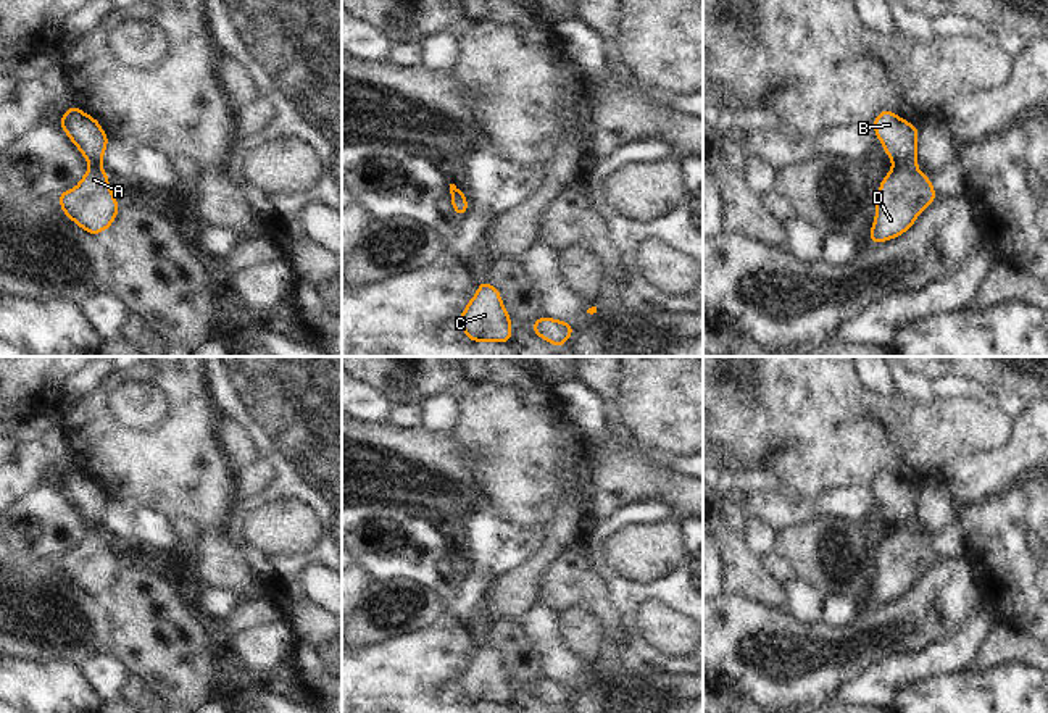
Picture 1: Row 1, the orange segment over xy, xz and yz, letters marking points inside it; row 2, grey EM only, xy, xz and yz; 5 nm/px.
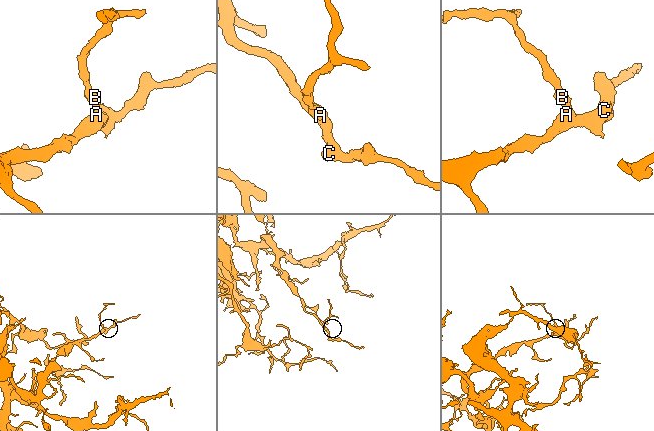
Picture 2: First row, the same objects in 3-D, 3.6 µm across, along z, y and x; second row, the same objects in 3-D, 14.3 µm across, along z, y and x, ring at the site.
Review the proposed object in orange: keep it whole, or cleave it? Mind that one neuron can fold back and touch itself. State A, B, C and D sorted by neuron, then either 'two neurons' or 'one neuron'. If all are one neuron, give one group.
A B C D | one neuron

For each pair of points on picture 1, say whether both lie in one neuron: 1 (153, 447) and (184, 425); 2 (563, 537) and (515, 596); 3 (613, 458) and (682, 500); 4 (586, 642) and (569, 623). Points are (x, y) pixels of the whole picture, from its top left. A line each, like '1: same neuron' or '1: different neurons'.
1: same neuron
2: same neuron
3: same neuron
4: same neuron

